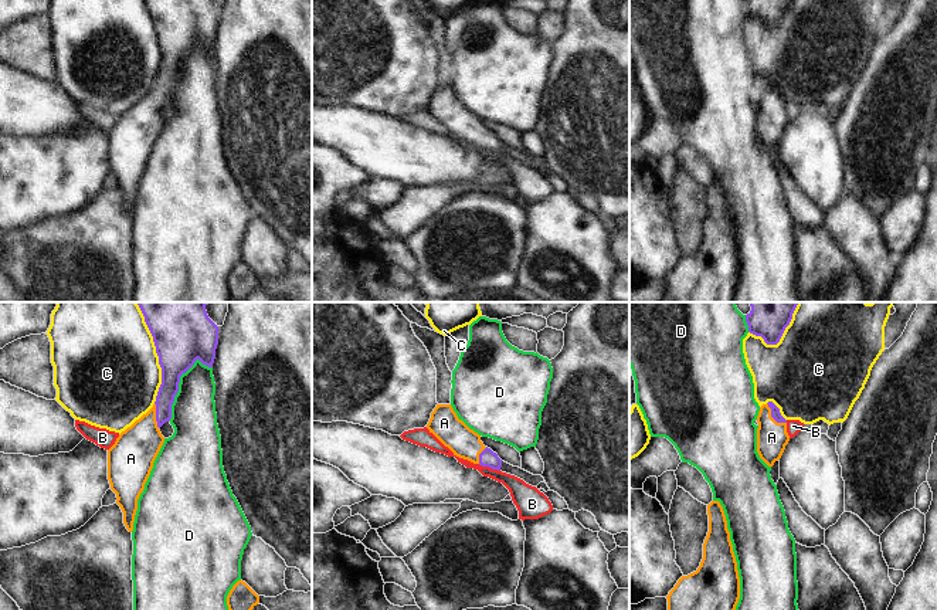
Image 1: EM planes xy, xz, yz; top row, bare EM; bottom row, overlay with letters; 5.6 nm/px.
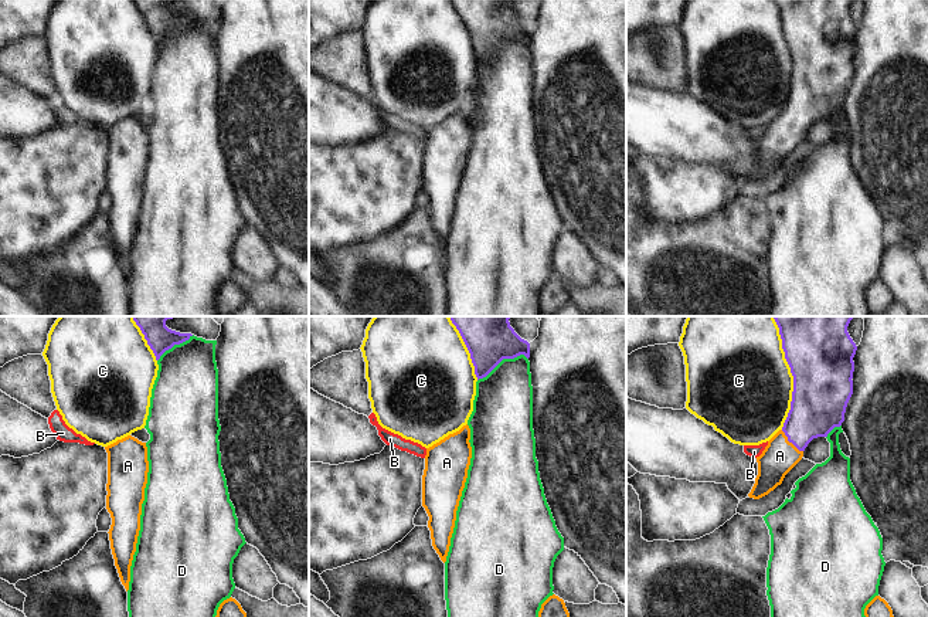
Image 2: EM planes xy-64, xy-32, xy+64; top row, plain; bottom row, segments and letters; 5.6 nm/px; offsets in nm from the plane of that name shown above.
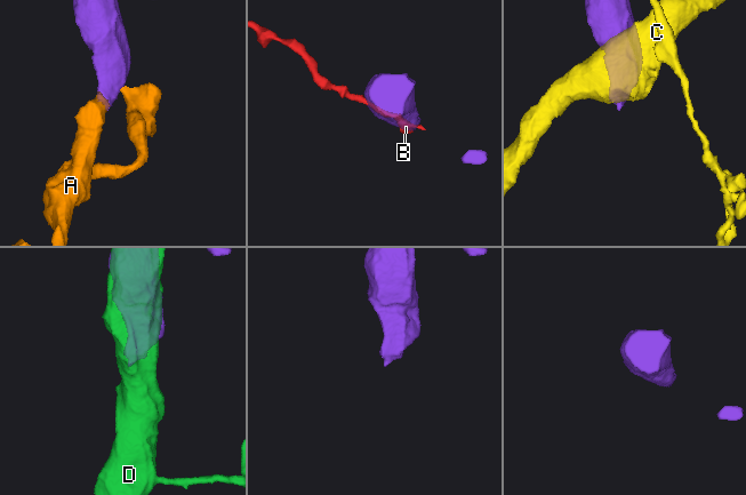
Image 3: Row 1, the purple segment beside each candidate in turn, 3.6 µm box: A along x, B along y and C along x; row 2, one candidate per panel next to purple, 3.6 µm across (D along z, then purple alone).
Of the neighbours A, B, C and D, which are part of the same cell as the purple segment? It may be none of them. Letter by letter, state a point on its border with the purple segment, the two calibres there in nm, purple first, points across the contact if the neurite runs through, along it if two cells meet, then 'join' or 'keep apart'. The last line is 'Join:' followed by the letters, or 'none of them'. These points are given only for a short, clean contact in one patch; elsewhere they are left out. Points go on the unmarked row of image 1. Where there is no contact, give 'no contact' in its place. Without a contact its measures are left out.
A: yz (773, 100) | 60/180 nm | across yz (776, 97), (773, 100), (771, 119) | join
B: xz (489, 149) | 100/140 nm | along xz (478, 146), (499, 152) | keep apart
C: xy (159, 43) | 280/480 nm | keep apart
D: xy (179, 64) | 280/260 nm | keep apart
Join: A

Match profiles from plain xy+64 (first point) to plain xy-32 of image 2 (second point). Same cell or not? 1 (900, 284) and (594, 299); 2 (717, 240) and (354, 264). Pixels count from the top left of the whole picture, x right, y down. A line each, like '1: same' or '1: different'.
1: different
2: same

